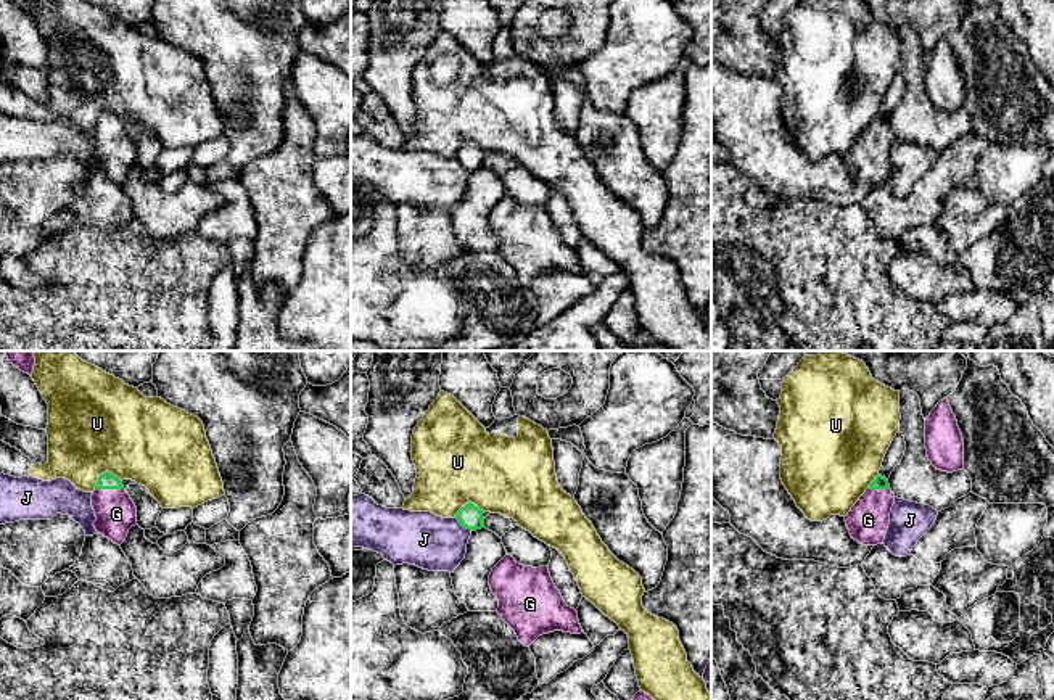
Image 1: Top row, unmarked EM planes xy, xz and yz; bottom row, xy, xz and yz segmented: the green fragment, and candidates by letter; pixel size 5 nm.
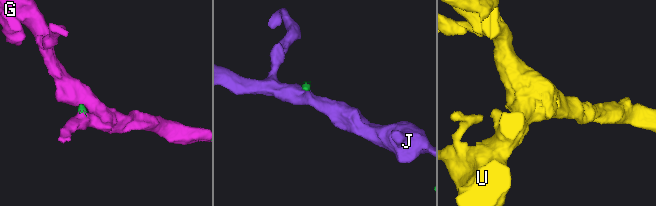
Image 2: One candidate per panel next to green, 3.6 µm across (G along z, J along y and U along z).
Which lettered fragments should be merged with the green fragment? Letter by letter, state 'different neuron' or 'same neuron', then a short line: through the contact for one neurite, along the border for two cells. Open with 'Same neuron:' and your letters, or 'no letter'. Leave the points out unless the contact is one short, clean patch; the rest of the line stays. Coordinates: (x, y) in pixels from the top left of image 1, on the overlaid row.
Same neuron: G
G: same neuron
J: different neuron; line xz (454, 517), (472, 530)
U: different neuron

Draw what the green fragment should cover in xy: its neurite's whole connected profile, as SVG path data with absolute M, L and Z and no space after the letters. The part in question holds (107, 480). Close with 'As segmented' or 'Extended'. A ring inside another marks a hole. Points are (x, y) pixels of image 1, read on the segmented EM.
M109 471L98 476L92 494L97 521L95 529L121 546L132 526L137 525L137 507L126 492L122 481Z. Extended

